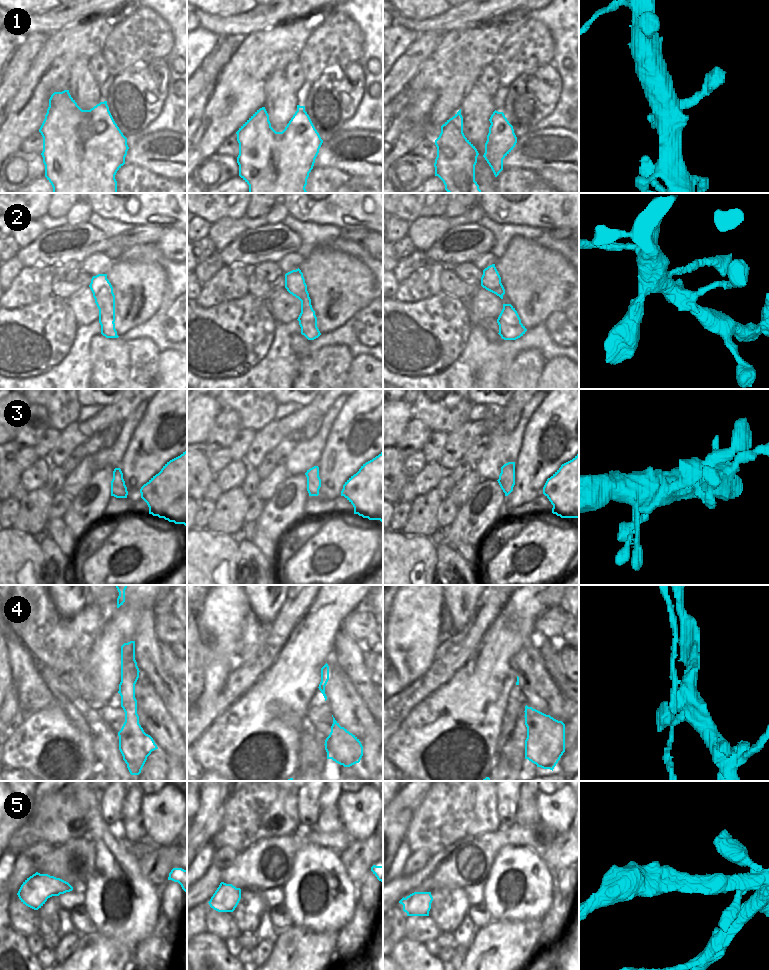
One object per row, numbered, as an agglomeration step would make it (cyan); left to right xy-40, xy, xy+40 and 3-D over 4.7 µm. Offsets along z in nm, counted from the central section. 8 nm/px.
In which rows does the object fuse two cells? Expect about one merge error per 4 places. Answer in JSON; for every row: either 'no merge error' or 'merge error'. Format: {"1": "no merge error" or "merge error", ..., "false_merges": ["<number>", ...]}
{"1": "no merge error", "2": "merge error", "3": "no merge error", "4": "merge error", "5": "no merge error", "false_merges": ["2", "4"]}

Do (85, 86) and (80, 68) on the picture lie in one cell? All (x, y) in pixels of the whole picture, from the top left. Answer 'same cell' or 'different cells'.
same cell

